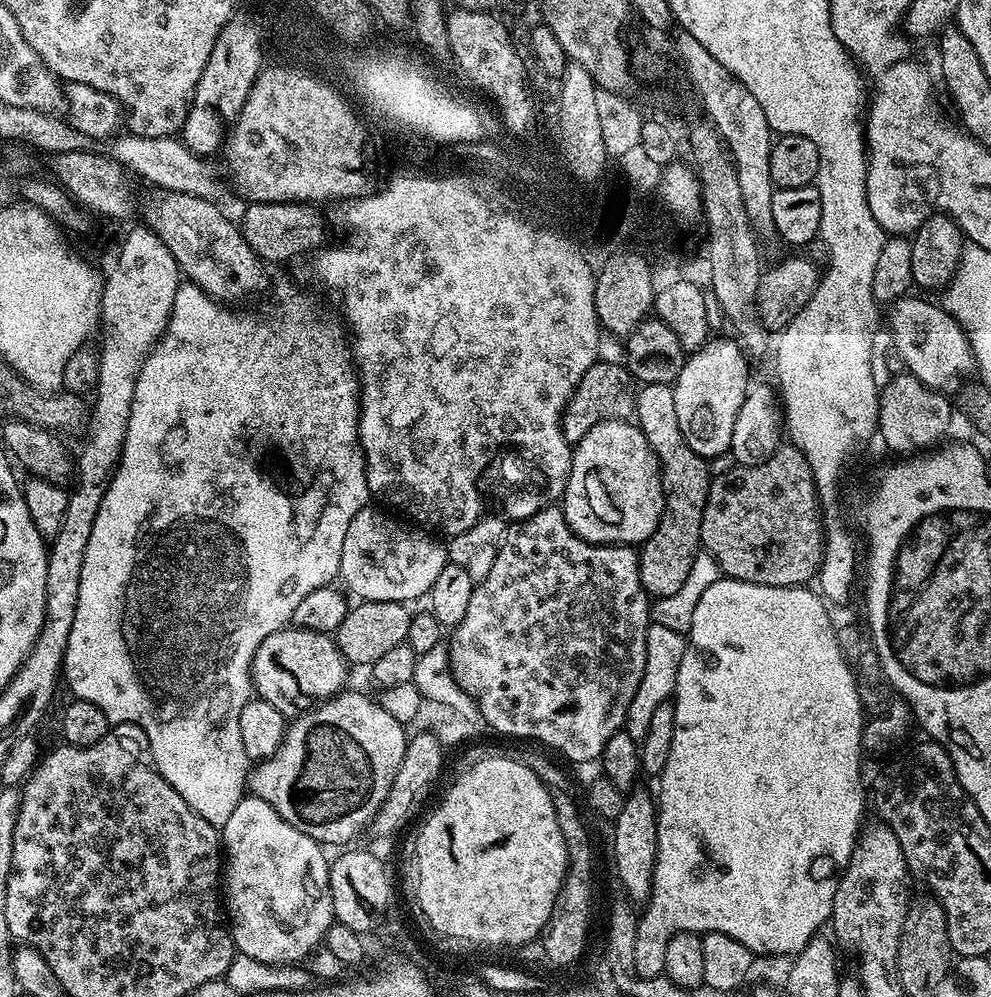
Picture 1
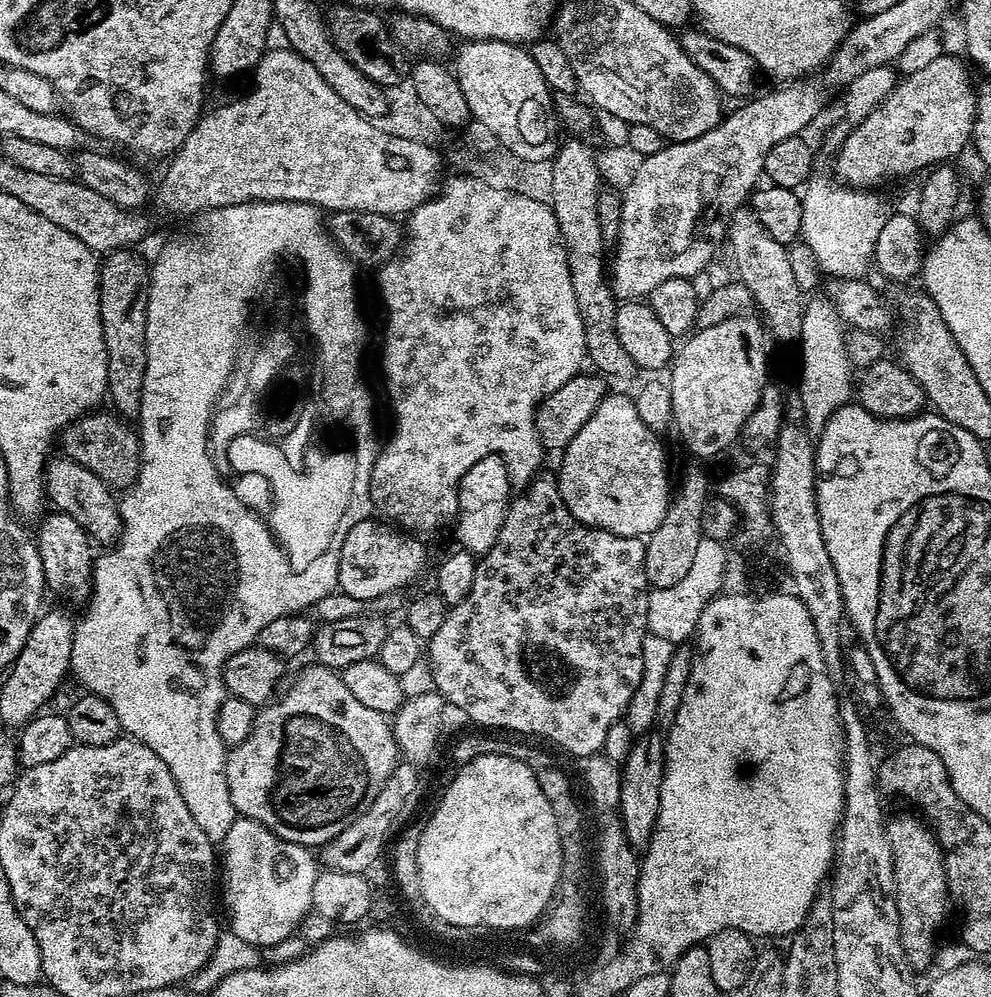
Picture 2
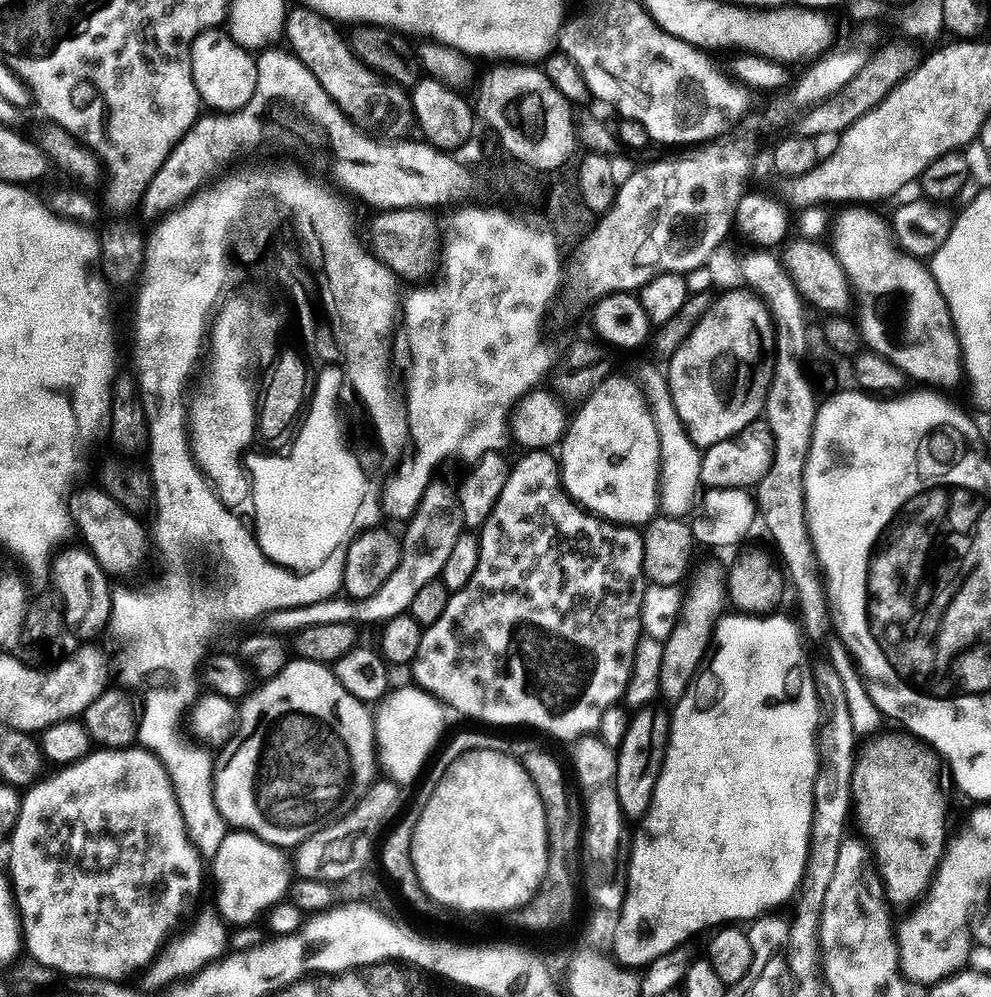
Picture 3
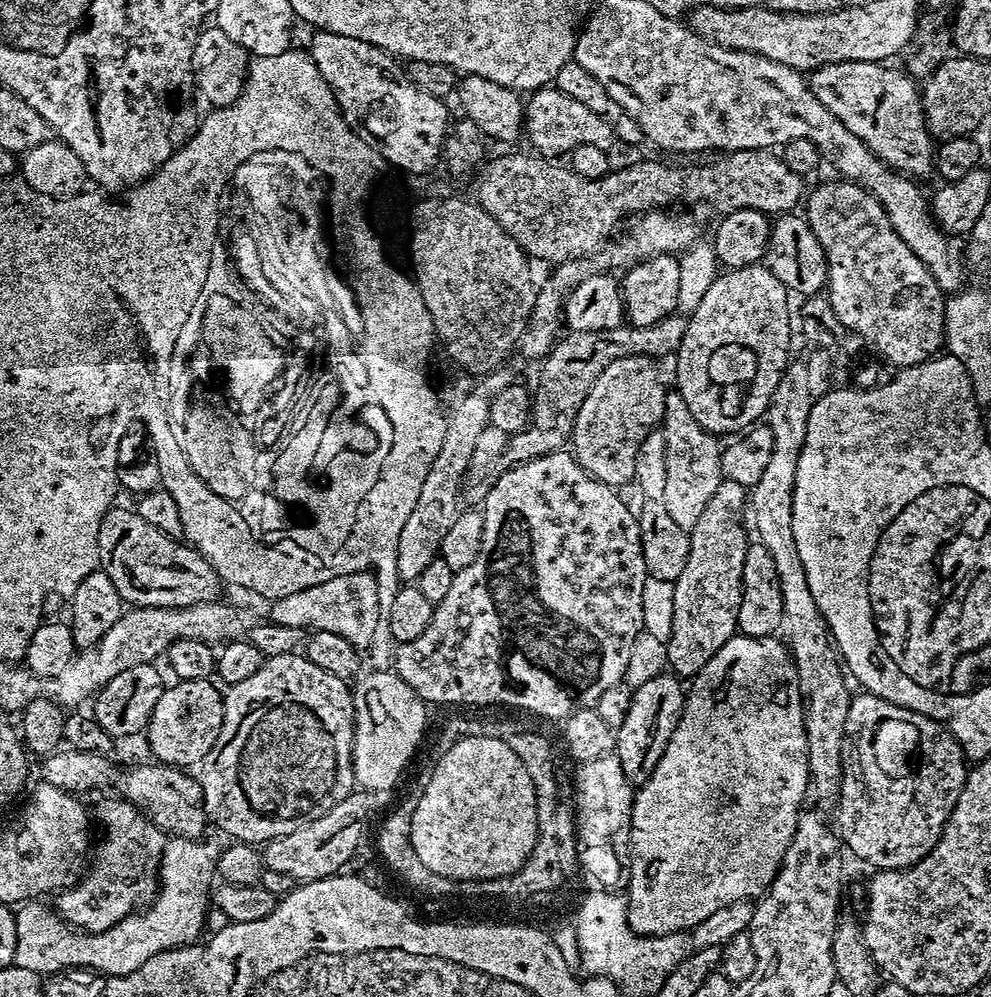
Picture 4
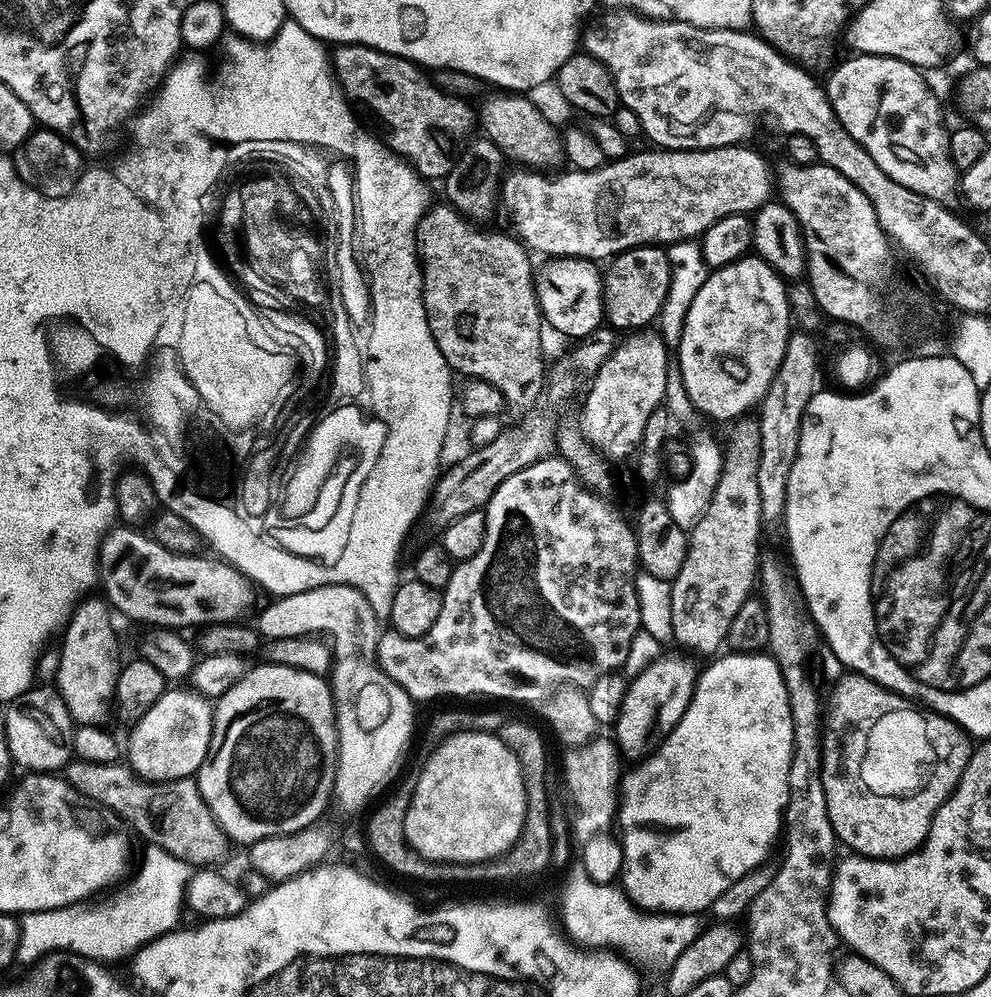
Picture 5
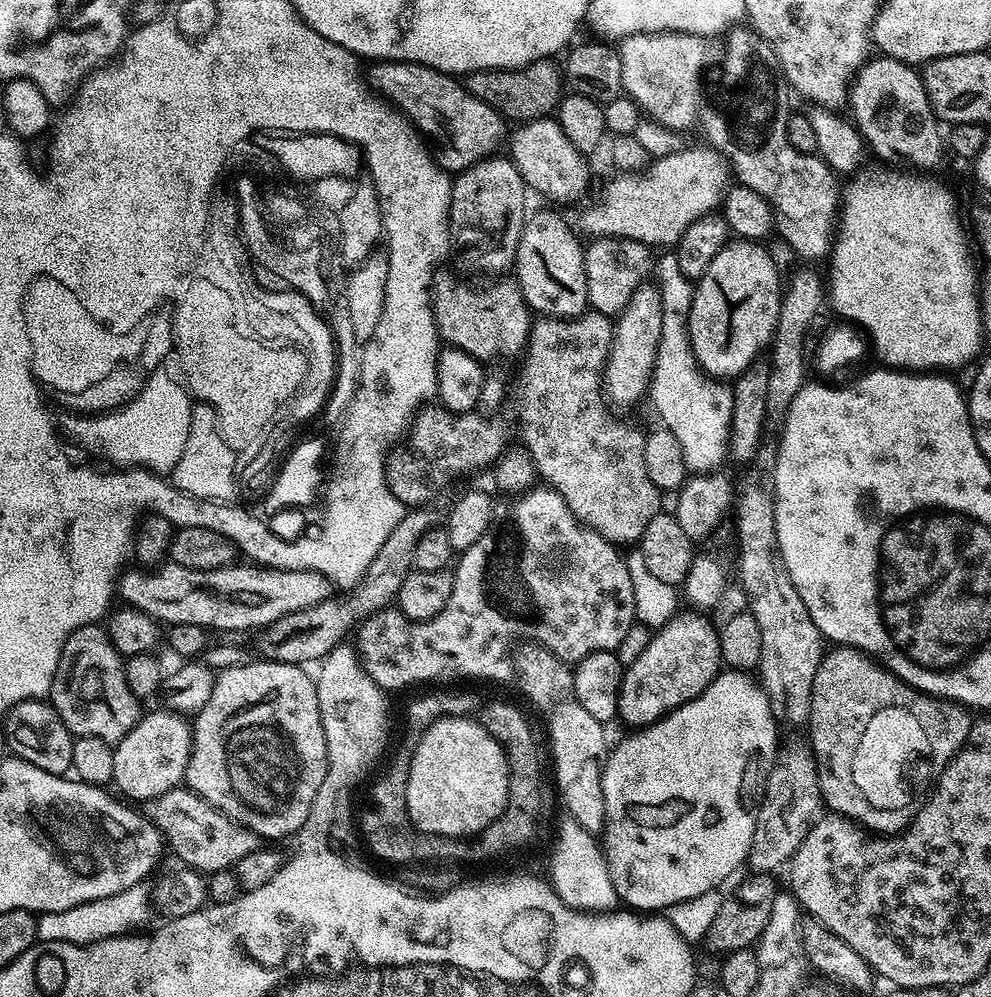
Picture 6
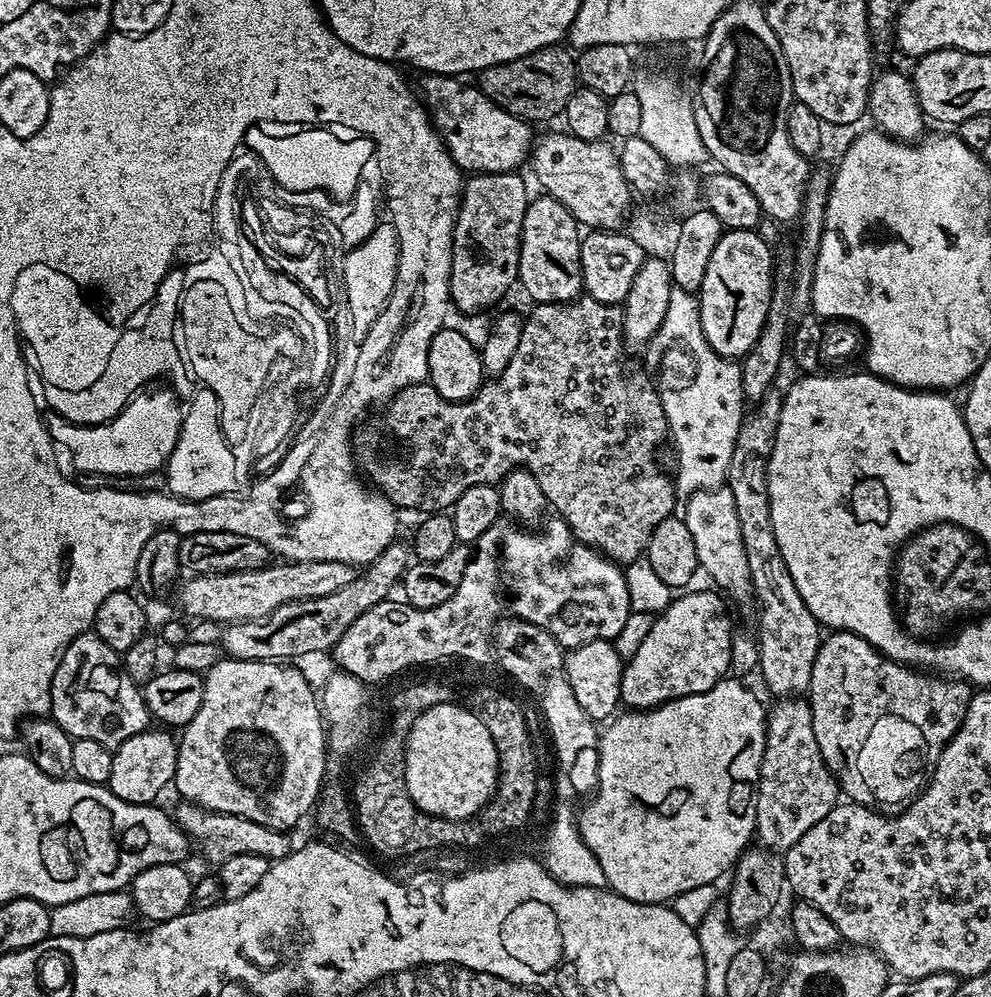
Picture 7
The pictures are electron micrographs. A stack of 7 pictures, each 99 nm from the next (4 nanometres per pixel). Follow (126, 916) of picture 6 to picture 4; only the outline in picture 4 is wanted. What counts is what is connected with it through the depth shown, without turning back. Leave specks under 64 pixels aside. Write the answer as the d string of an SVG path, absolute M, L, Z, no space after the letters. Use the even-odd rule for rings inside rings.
M208 839L165 843L155 900L149 907L122 918L122 922L105 932L81 932L71 924L64 923L50 908L43 908L40 905L43 903L21 903L14 912L15 967L41 974L61 970L91 970L96 974L104 972L105 977L125 976L138 970L142 962L150 962L154 954L197 943L204 928L204 915L210 911L210 893L214 888L212 876L214 880L222 851L222 844Z

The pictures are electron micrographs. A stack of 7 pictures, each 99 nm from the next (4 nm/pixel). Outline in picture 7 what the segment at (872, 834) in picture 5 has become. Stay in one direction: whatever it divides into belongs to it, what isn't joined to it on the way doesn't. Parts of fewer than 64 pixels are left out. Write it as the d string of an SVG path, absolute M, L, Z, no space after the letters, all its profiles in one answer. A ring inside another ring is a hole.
M832 630L820 641L806 699L812 707L814 738L818 738L820 753L828 769L833 774L839 773L844 759L852 760L861 782L872 791L874 799L884 804L903 805L919 793L932 775L944 745L950 742L962 718L966 718L973 691L973 685L967 680L929 674L910 668L907 664L899 664L880 655L858 634Z

